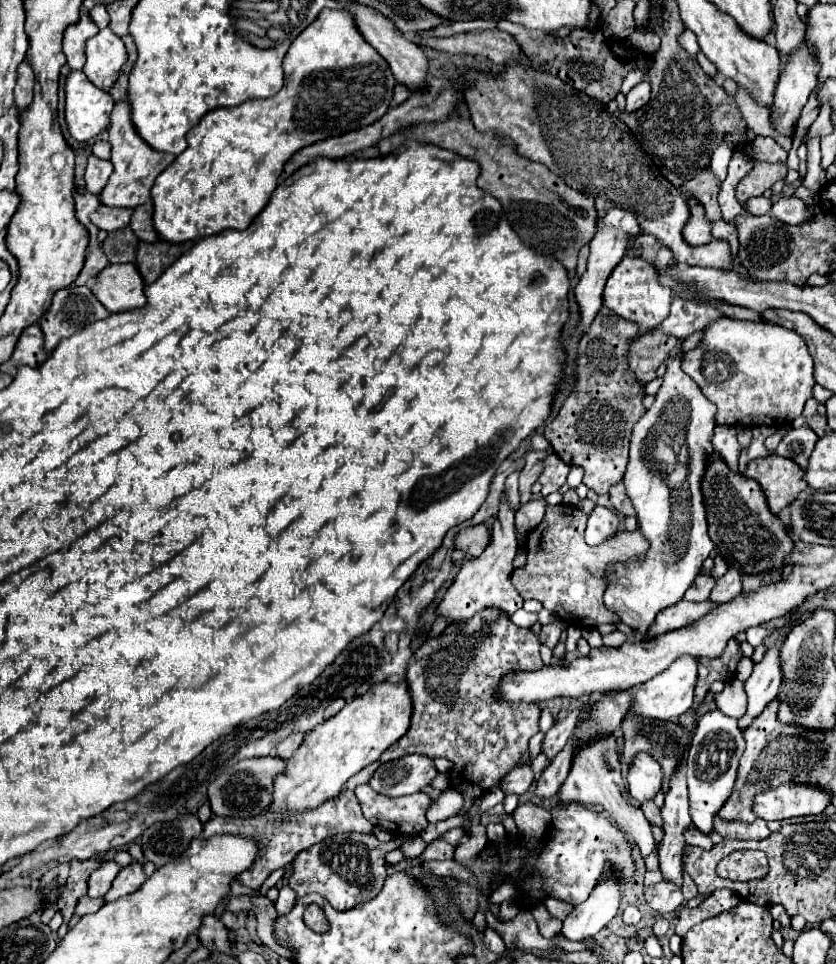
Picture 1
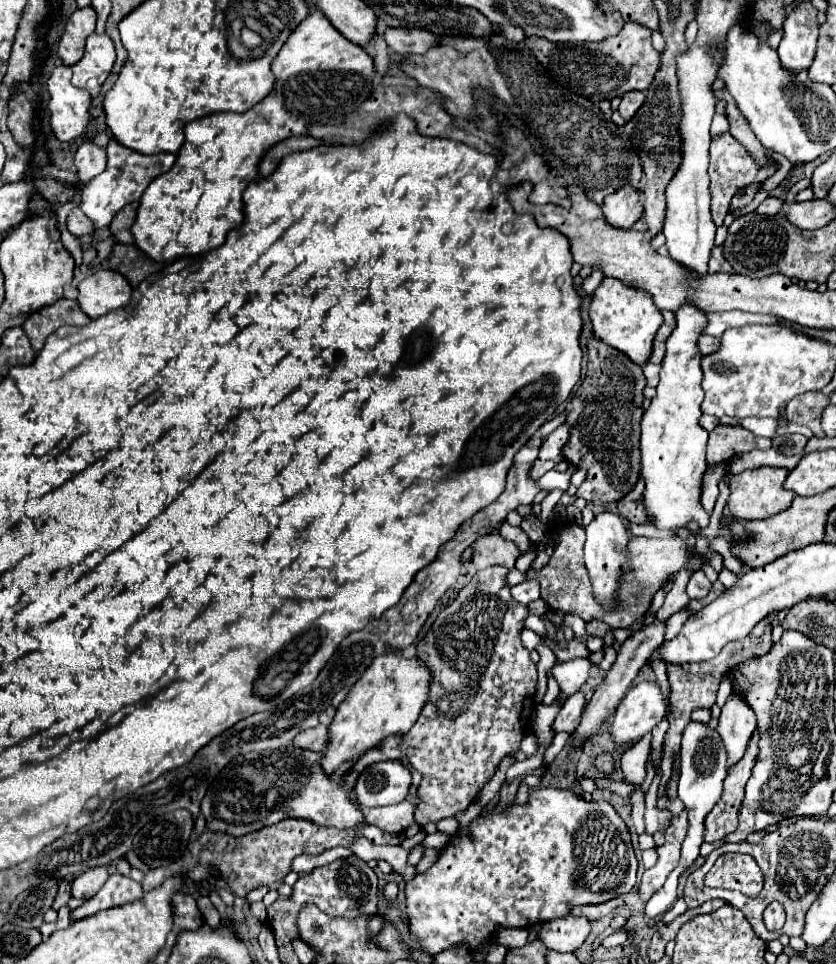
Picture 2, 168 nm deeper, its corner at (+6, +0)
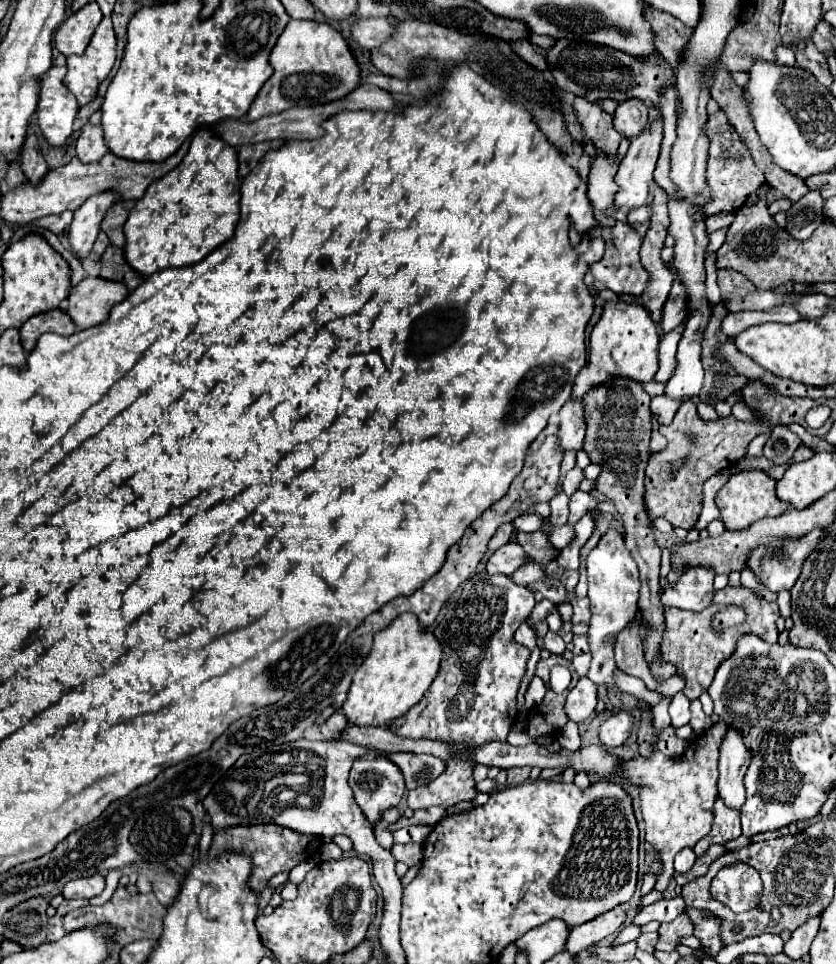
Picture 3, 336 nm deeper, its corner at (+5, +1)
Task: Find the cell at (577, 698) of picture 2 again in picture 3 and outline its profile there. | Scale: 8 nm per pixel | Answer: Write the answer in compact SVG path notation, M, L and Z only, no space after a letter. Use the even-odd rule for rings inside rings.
M581 677L579 683L567 695L567 703L565 703L567 717L575 723L581 723L587 717L591 717L595 705L597 705L597 685L593 685L591 679Z

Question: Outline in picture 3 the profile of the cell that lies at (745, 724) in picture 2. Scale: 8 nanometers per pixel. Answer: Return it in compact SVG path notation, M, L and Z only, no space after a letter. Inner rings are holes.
M727 727L719 753L719 795L727 807L741 809L745 803L743 779L749 769L751 751L741 731Z

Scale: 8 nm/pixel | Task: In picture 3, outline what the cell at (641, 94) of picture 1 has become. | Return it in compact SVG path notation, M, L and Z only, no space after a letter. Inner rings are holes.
M627 99L619 103L613 117L615 129L625 137L633 137L649 125L649 109L641 99Z

